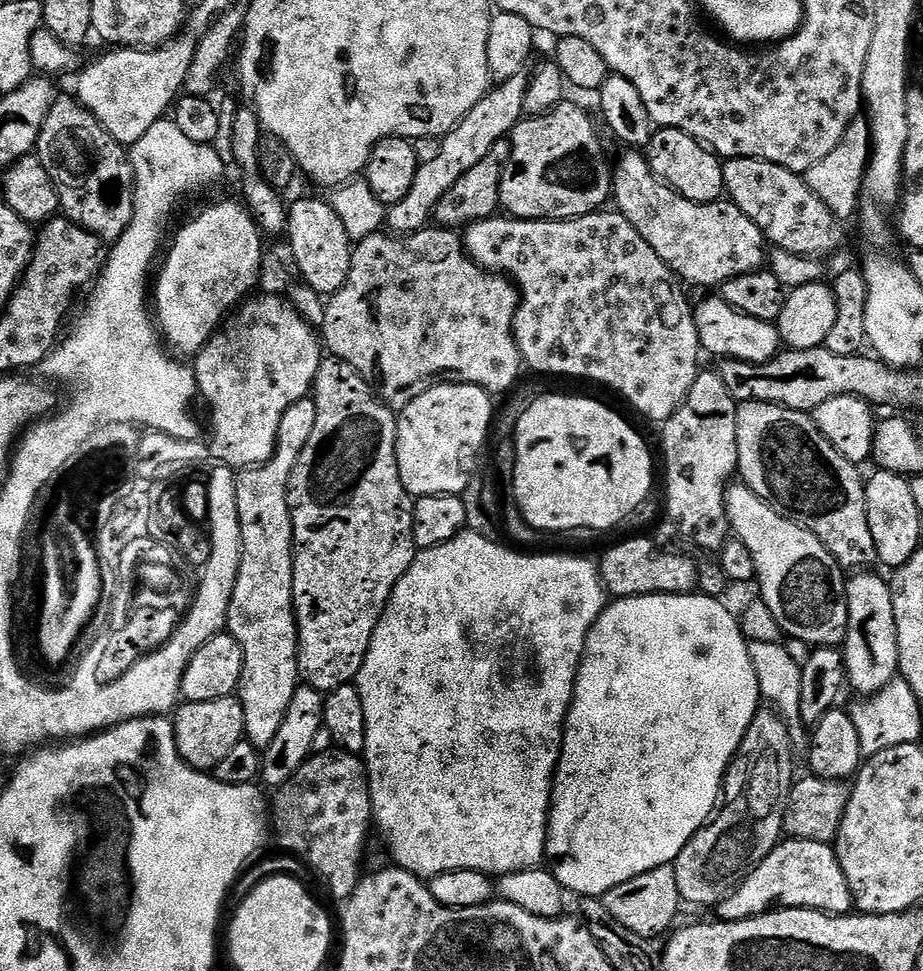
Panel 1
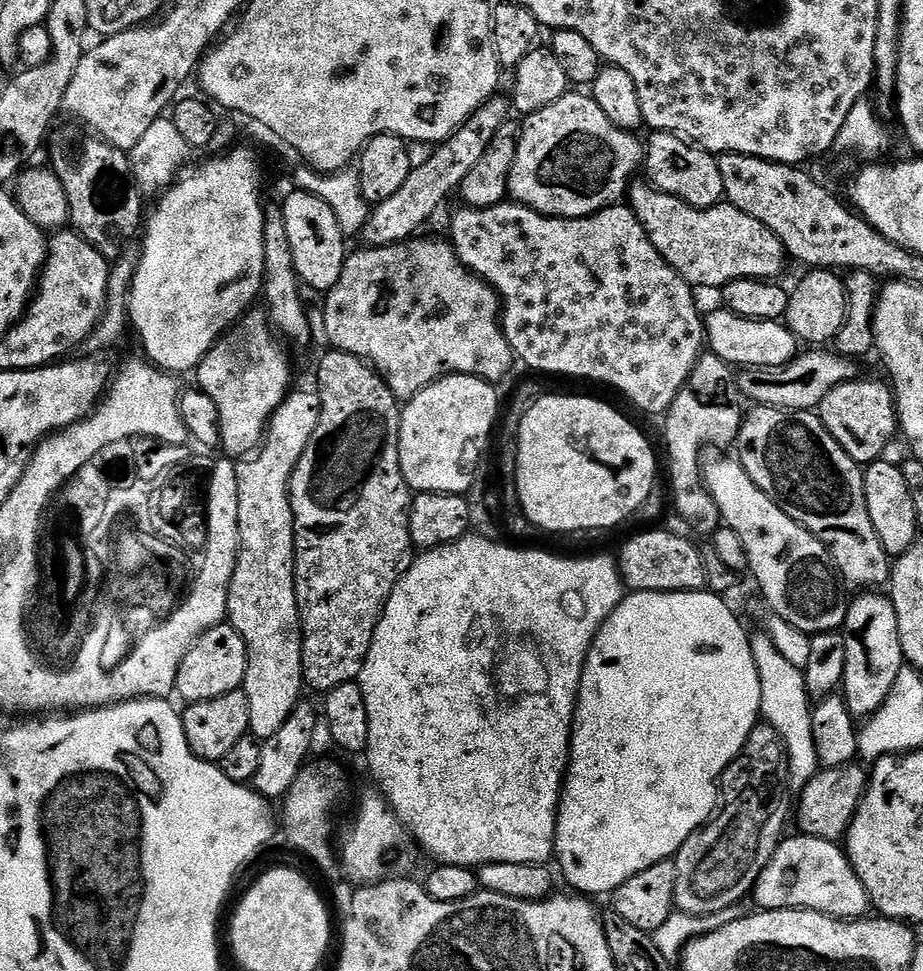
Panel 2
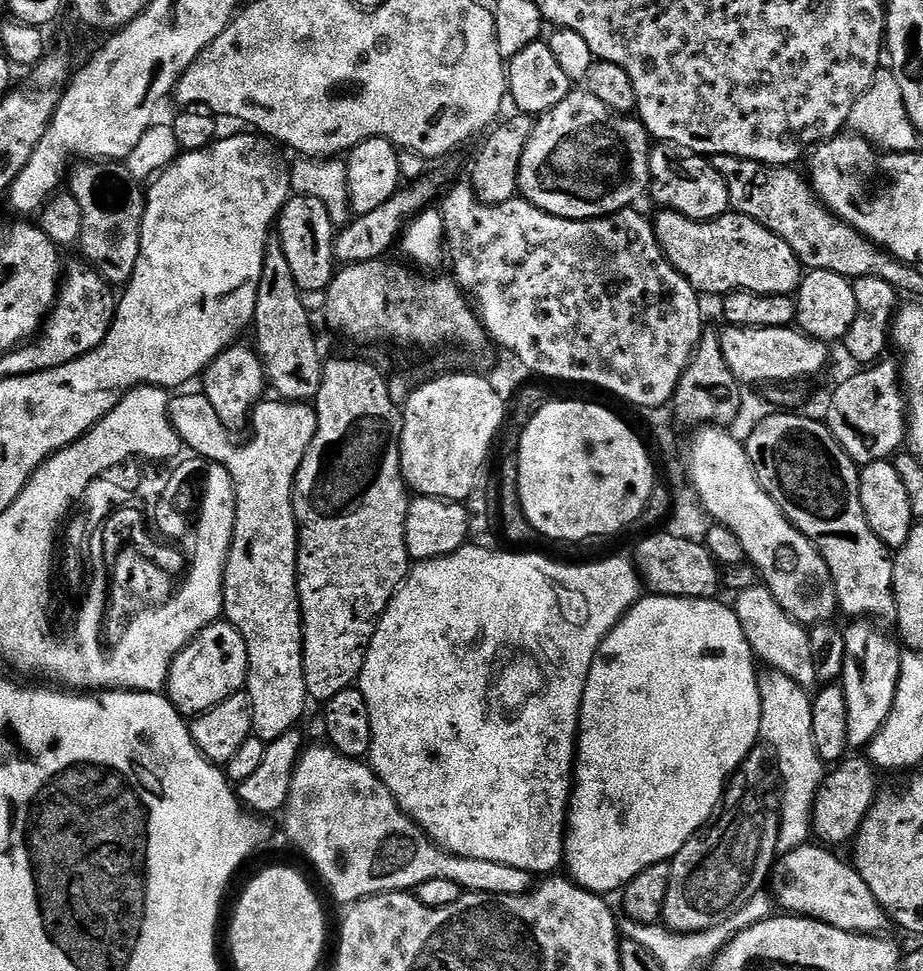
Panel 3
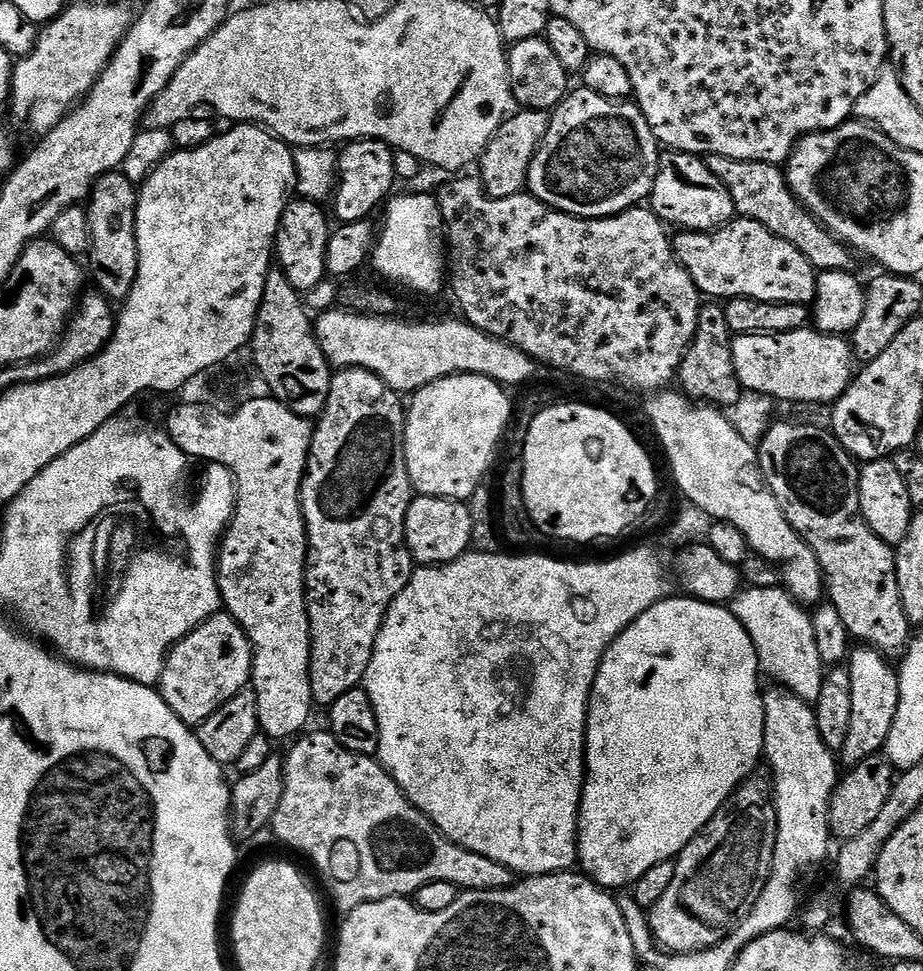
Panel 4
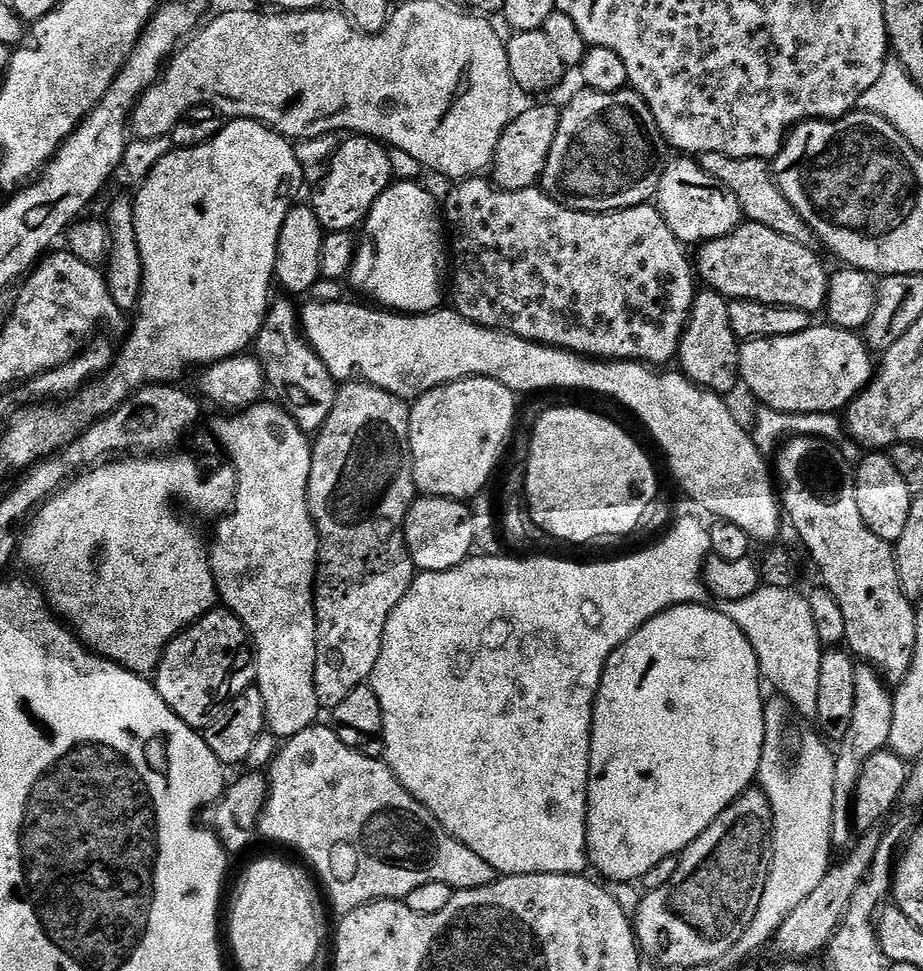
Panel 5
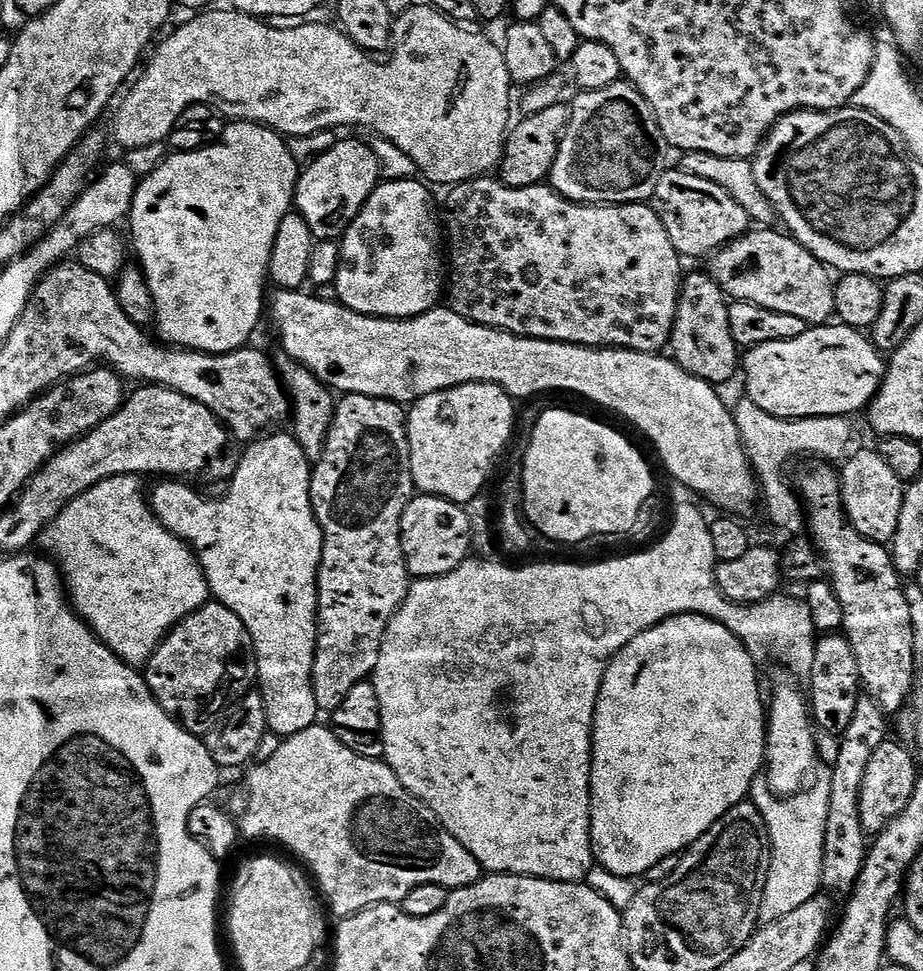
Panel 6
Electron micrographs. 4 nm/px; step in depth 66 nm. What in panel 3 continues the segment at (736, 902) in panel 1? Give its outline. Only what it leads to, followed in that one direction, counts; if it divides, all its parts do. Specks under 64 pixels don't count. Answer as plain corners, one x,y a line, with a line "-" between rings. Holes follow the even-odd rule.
816,842
803,844
800,848
795,848
789,852
783,853
777,859
771,874
771,879
776,880
776,892
774,891
774,900
777,905
780,904
785,913
794,916
807,916
813,920
820,920
824,924
834,926
838,930
847,932
856,932
859,936
878,936
887,933
890,928
888,913
878,902
877,898
870,891
870,886
863,881
862,876
858,874
855,867
835,856
835,851
821,846

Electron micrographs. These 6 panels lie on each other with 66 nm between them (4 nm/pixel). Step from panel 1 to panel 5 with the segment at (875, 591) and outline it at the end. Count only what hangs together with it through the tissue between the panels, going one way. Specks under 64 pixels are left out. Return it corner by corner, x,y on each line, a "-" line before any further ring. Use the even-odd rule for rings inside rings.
871,666
857,667
854,674
854,719
850,722
850,730
846,730
846,738
842,738
835,749
834,822
830,826
833,849
844,850
853,843
852,797
856,794
856,783
870,754
885,751
889,747
894,708
893,693
884,677

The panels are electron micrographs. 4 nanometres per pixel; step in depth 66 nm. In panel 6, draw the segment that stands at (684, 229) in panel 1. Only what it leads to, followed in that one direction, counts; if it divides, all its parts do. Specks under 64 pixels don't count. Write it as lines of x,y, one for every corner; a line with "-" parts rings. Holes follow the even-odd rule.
749,230
738,239
732,240
724,248
712,253
707,261
708,275
718,282
724,295
733,301
745,300
758,306
766,306
766,310
778,310
778,314
794,314
794,318
802,318
809,326
823,326
836,316
836,285
831,271
810,250
803,248
791,236
772,230

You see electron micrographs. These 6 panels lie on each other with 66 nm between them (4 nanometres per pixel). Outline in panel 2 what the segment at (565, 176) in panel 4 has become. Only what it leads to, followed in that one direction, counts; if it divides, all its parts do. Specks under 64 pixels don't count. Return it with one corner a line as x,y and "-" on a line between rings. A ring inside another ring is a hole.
569,90
565,96
558,98
558,102
550,102
550,106
546,106
537,112
529,112
523,117
520,138
516,141
514,164
510,166
510,176
508,178
508,196
515,203
523,204
525,208
533,208
536,212
541,212
544,216
558,216
562,220
586,218
587,216
594,215
595,212
601,212
604,208
619,205
627,197
628,189
632,187
634,181
637,179
636,171
639,168
641,171
642,165
646,160
645,145
641,141
639,144
635,140
637,137
633,133
614,126
614,122
610,122
610,118
606,118
606,114
602,114
602,106
598,106
598,102
594,102
591,95
584,93
583,96
580,92
583,91

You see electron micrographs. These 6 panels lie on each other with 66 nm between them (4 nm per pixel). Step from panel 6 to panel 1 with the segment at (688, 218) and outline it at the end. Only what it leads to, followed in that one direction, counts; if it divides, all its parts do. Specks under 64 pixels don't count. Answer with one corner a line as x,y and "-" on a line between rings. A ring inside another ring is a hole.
657,127
648,143
646,155
648,164
655,176
667,182
675,192
682,194
682,198
690,198
690,202
702,202
705,204
706,202
719,200
725,195
724,166
721,157
717,156
711,148
705,148
699,140
695,140
690,134
673,128

